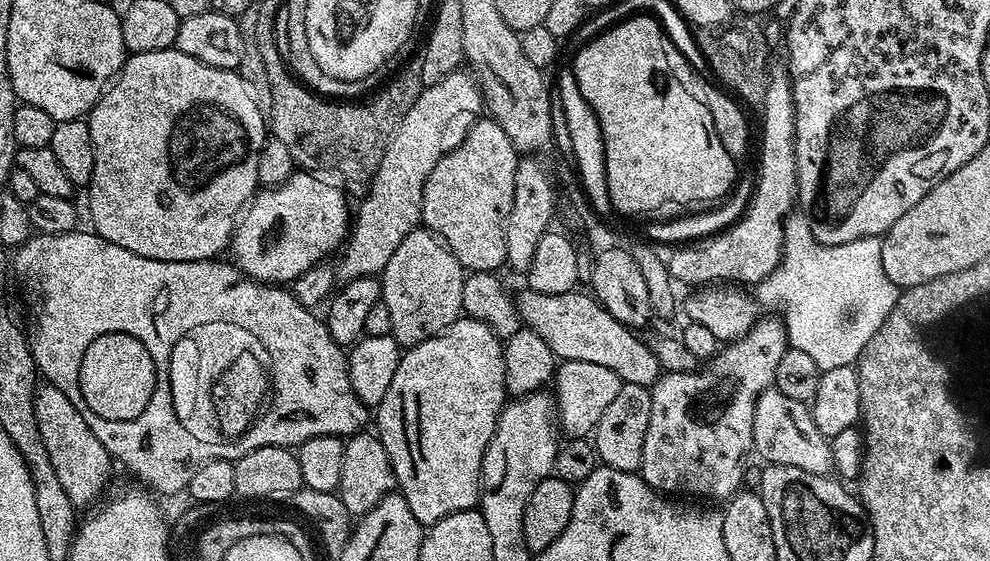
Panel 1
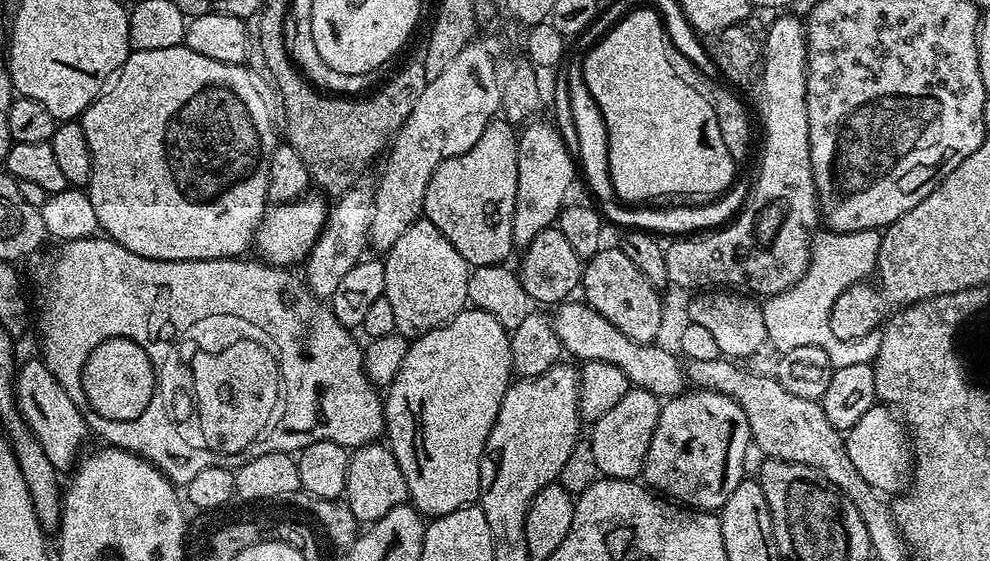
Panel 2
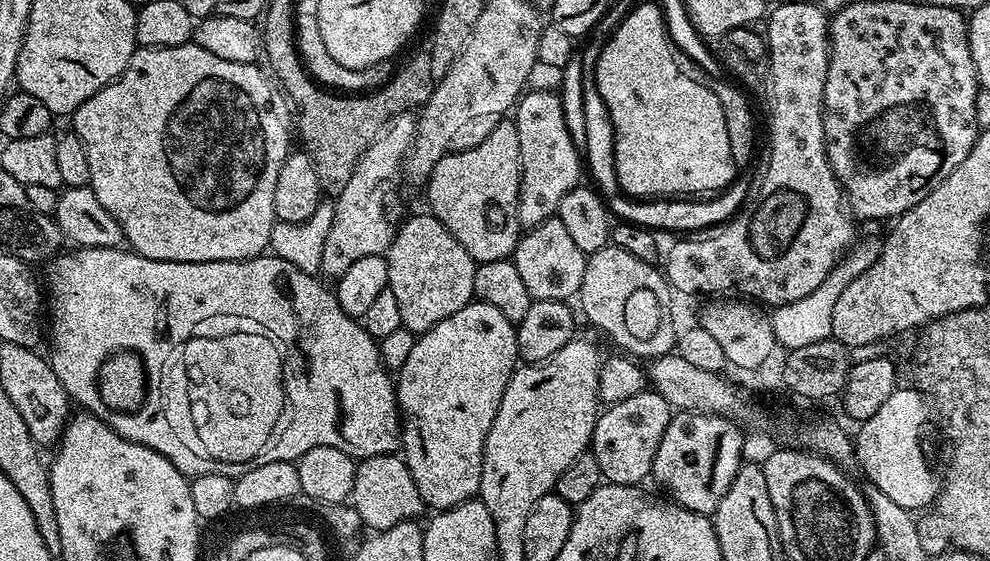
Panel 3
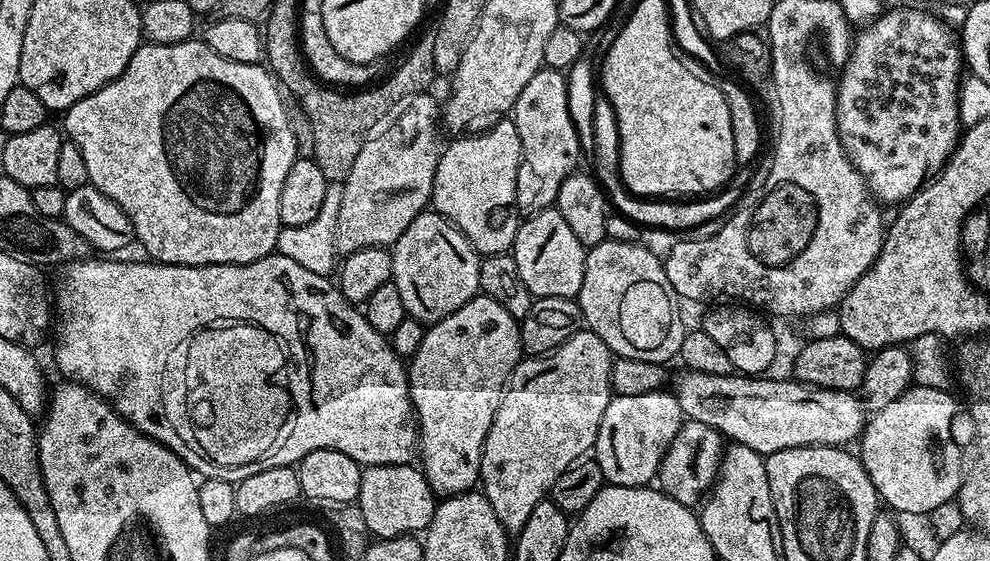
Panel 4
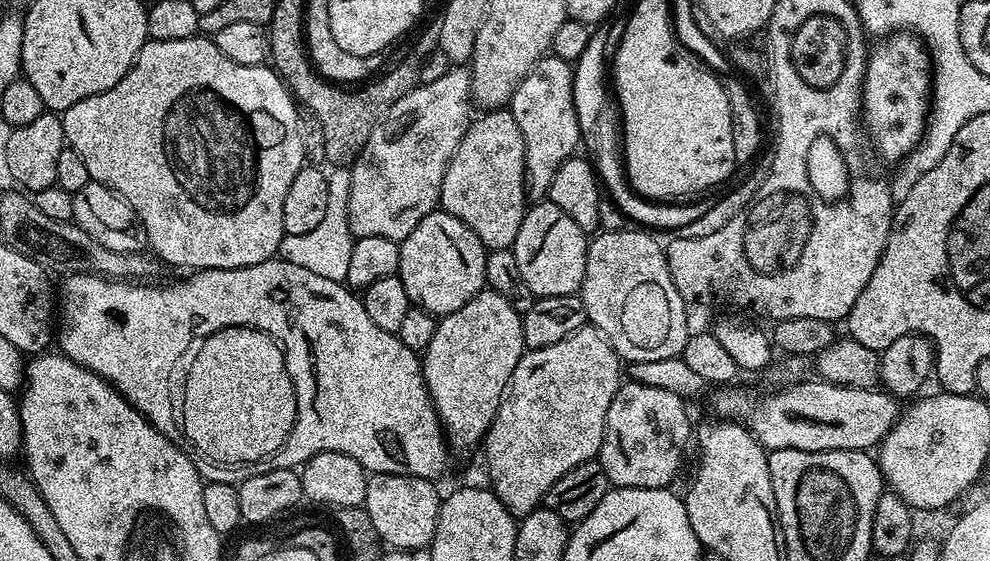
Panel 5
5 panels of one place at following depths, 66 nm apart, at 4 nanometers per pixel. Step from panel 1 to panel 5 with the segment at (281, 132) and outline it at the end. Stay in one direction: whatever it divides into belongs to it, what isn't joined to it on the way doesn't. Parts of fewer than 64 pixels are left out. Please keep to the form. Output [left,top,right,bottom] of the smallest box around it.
[266,22,440,166]

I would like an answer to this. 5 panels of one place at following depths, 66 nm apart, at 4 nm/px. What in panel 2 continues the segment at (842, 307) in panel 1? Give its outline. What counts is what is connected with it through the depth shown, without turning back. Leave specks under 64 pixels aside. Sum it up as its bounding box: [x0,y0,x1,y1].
[763,228,881,365]

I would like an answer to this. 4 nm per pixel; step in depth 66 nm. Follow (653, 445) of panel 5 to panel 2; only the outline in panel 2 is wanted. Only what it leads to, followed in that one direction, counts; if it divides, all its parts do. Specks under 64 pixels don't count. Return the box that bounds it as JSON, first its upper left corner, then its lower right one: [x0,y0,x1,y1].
[590,387,661,480]

